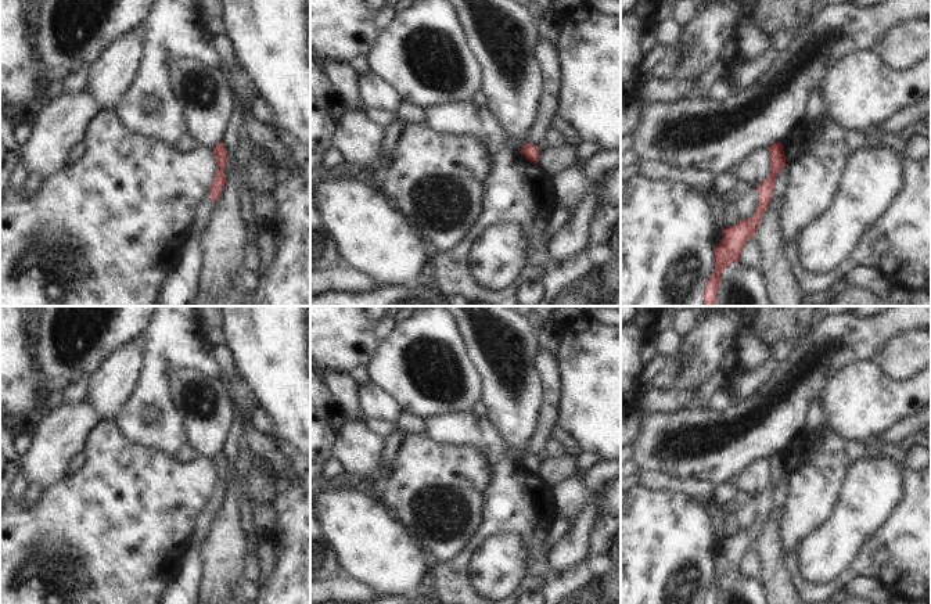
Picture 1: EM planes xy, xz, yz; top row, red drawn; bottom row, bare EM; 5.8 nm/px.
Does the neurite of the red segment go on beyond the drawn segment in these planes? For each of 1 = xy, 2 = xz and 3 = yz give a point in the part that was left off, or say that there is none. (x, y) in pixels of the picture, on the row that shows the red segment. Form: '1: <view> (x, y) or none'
1: none
2: none
3: none

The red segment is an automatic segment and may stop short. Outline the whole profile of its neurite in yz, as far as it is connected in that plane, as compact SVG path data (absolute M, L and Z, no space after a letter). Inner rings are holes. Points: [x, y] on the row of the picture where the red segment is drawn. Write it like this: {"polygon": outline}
{"polygon": "M781 143L769 145L770 173L756 187L758 205L754 215L748 219L740 219L734 226L722 230L722 240L715 247L715 270L704 288L704 305L715 306L716 294L720 284L720 274L725 267L740 260L741 249L745 242L755 236L762 213L766 211L774 188L777 173L786 166L786 155Z"}

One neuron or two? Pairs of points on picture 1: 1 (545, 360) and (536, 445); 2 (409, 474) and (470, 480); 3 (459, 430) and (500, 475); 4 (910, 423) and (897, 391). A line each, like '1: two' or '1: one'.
1: one
2: one
3: one
4: two

